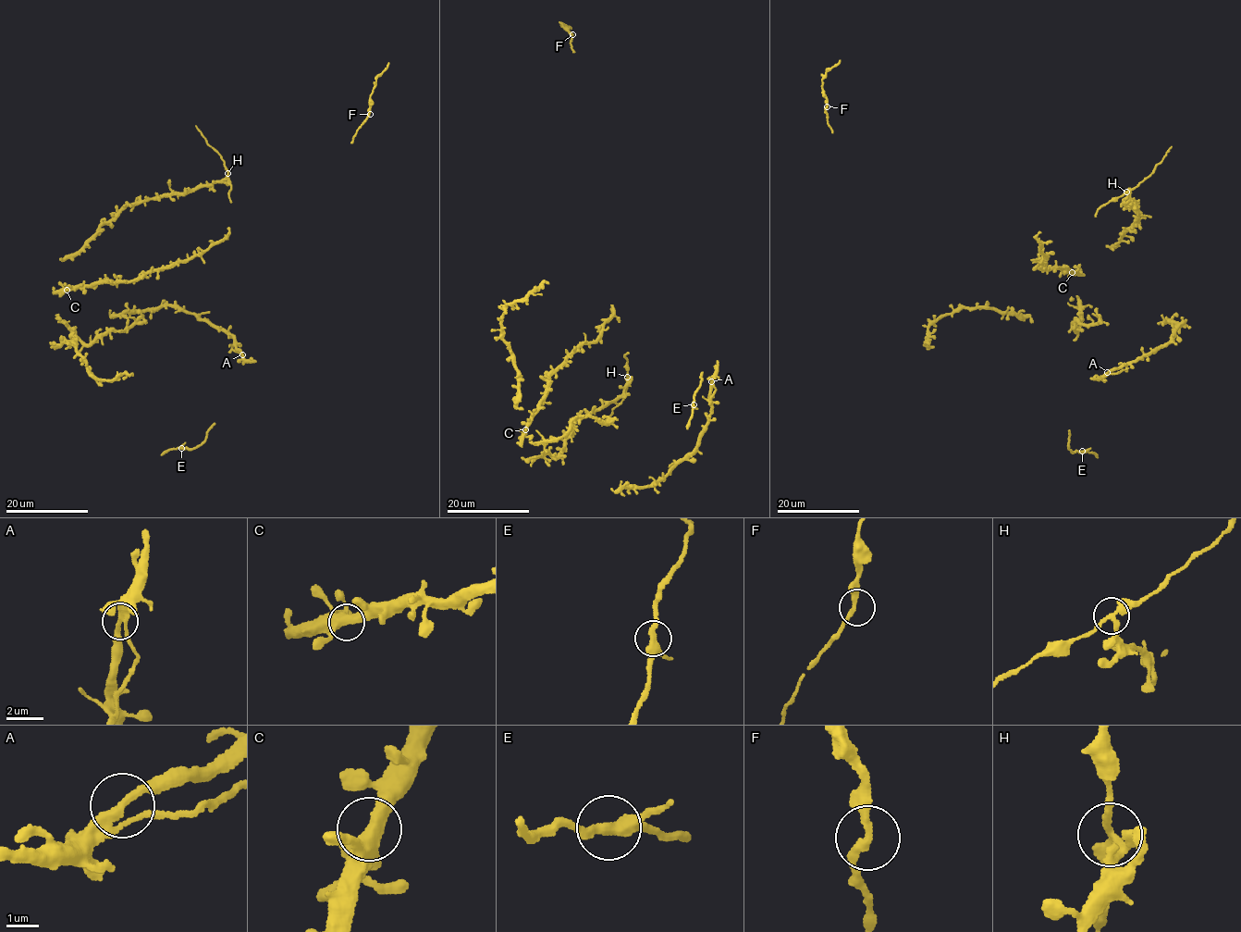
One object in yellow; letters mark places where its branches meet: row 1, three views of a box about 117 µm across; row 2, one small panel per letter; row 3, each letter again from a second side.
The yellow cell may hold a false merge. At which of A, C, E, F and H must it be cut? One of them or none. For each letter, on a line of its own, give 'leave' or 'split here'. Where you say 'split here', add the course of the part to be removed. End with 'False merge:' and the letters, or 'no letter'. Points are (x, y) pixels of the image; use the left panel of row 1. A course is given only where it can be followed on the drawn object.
A: leave
C: leave
E: leave
F: leave
H: split here | (227, 173), (224, 162), (195, 125)
False merge: H

